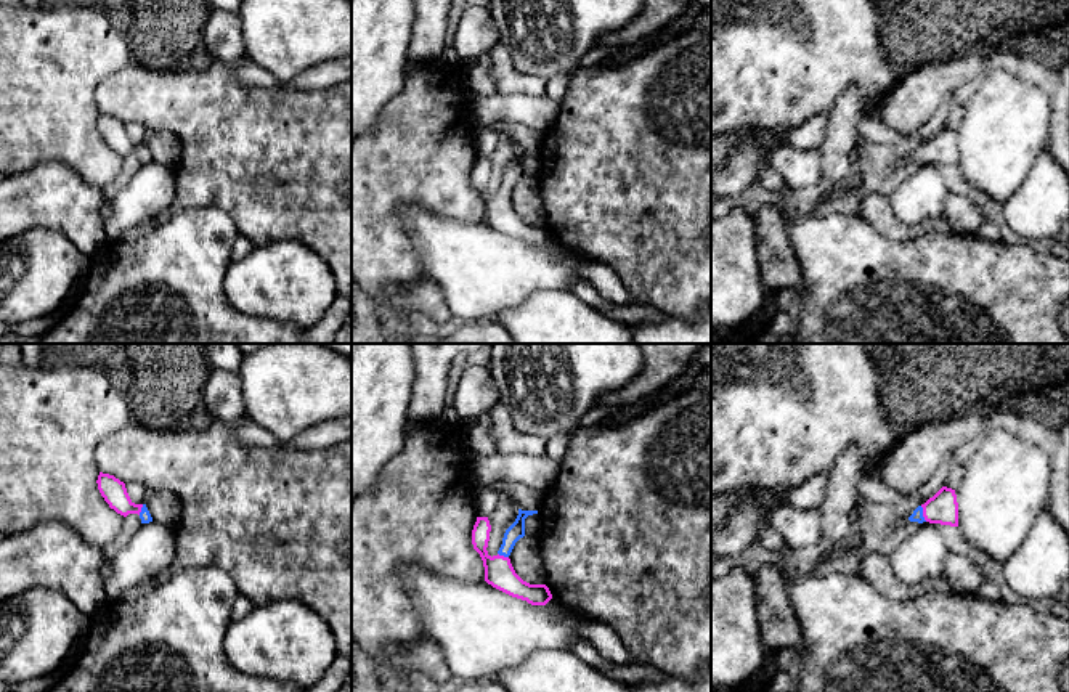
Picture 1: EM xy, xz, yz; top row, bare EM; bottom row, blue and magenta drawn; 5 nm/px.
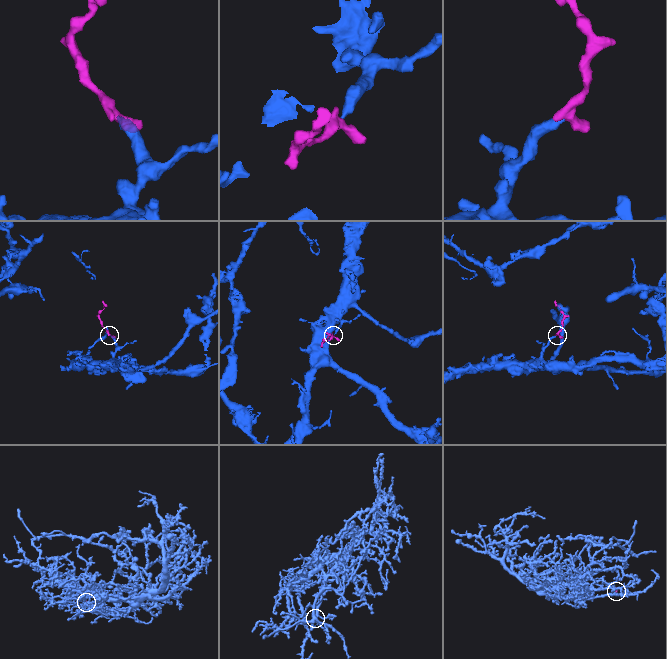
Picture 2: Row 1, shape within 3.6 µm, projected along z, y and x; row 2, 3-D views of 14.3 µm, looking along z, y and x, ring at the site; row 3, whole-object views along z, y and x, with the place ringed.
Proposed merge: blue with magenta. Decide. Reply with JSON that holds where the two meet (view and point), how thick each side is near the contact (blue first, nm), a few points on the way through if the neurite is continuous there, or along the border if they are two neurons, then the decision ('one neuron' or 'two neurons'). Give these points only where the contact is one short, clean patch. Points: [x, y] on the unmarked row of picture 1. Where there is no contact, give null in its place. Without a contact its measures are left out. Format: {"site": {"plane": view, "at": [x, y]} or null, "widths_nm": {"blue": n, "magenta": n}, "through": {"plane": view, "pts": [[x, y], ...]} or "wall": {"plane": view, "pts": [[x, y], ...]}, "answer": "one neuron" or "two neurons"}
{"site": {"plane": "yz", "at": [922, 154]}, "widths_nm": {"blue": 60, "magenta": 160}, "through": {"plane": "yz", "pts": [[917, 156], [922, 154], [942, 148]]}, "answer": "one neuron"}

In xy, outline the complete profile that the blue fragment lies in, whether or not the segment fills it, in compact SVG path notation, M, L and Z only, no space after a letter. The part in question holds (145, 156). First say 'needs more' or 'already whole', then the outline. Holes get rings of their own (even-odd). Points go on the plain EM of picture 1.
needs more; M100 112L98 116L98 130L104 141L114 149L117 154L127 157L128 154L138 154L141 164L152 162L152 157L146 148L146 145L135 145L125 128L125 124L116 119L114 116Z

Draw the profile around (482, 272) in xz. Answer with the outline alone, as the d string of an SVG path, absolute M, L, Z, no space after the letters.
M401 204L398 215L422 263L424 279L437 283L443 291L453 324L490 321L496 313L518 307L534 292L571 291L581 279L581 268L594 262L554 236L546 246L531 246L486 222L437 217L419 204Z

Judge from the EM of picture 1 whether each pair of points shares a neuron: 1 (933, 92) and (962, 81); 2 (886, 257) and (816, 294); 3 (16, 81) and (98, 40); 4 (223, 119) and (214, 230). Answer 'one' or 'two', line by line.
1: one
2: one
3: one
4: two

